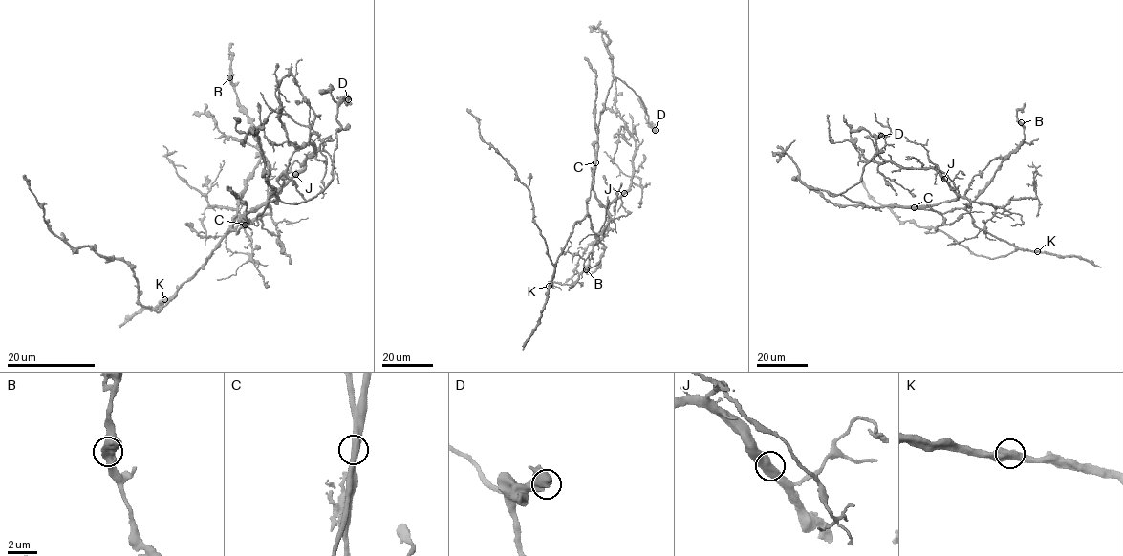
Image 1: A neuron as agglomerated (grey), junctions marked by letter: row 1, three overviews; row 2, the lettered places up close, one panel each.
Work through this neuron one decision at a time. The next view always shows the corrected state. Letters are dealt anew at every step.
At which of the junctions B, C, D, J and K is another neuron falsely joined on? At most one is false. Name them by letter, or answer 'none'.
C

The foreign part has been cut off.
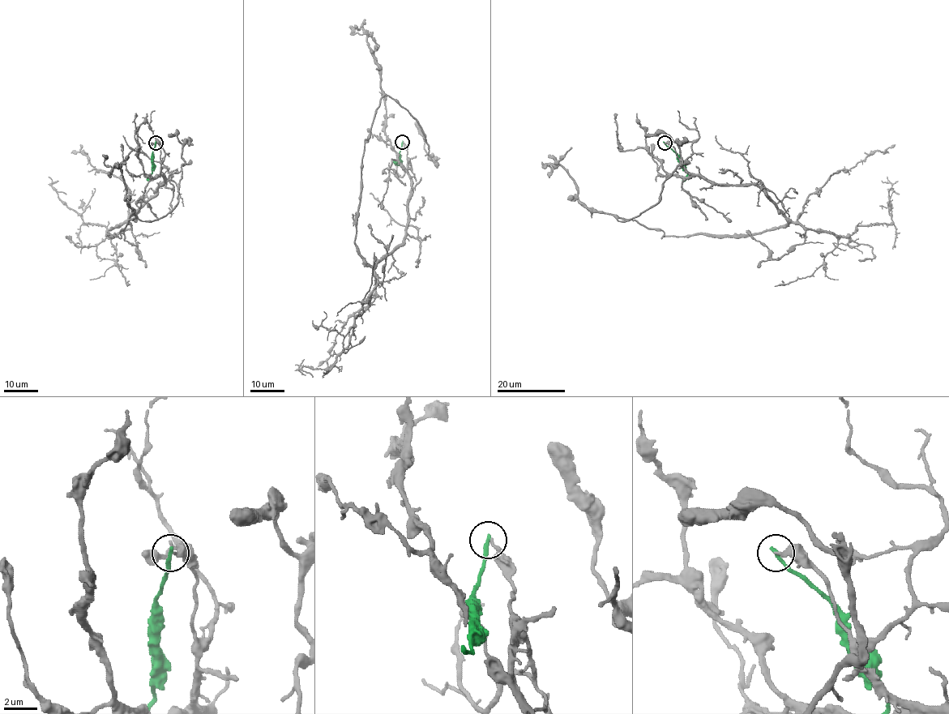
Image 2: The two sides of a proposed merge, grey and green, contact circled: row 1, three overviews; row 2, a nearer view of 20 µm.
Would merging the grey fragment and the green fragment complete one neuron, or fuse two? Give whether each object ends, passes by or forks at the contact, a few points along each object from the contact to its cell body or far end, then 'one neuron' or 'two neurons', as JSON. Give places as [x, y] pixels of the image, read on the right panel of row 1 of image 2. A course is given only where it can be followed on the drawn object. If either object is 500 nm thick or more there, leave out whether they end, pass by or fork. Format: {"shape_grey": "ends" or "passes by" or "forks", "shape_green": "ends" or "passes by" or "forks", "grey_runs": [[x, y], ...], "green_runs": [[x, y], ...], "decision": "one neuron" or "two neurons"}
{"shape_grey": "ends", "shape_green": "ends", "grey_runs": [[664, 143], [788, 222], [662, 238], [617, 219], [681, 162], [644, 135]], "green_runs": [[664, 143], [676, 154], [681, 166], [686, 173], [682, 180]], "decision": "two neurons"}

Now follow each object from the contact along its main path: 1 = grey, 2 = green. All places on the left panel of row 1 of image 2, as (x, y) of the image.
1: (156, 143), (164, 182), (111, 235), (175, 207), (184, 159), (177, 132), (168, 135)
2: (156, 143), (152, 173), (146, 180)

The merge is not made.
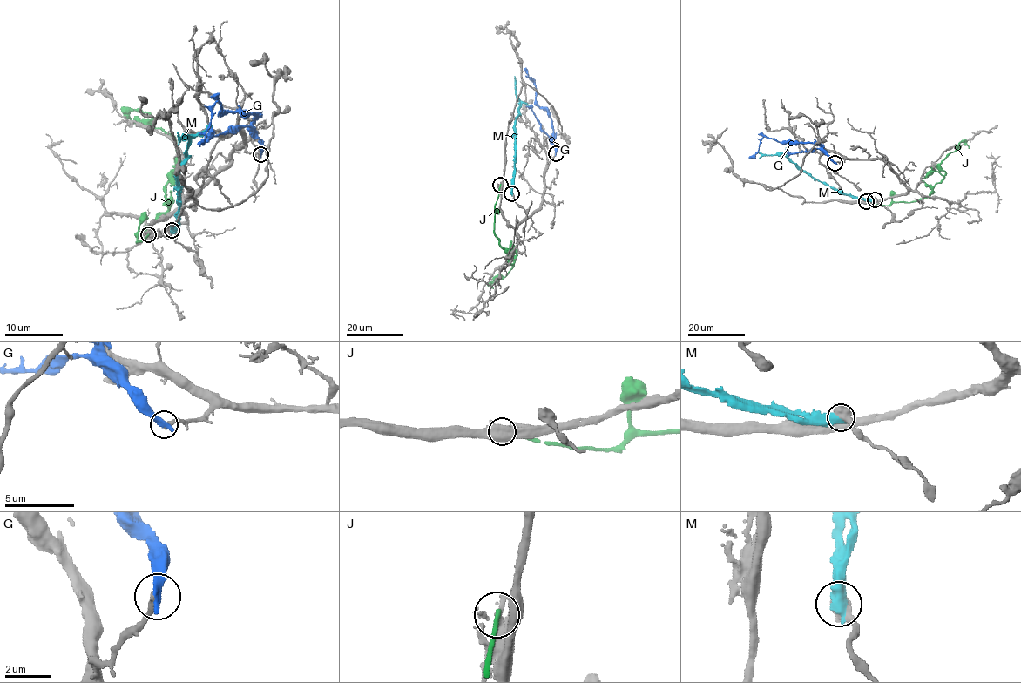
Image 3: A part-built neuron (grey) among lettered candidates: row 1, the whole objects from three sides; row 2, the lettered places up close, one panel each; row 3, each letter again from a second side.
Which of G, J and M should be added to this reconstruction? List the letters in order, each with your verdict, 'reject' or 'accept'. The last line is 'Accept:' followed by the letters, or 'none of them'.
G: reject
J: reject
M: reject
Accept: none of them

